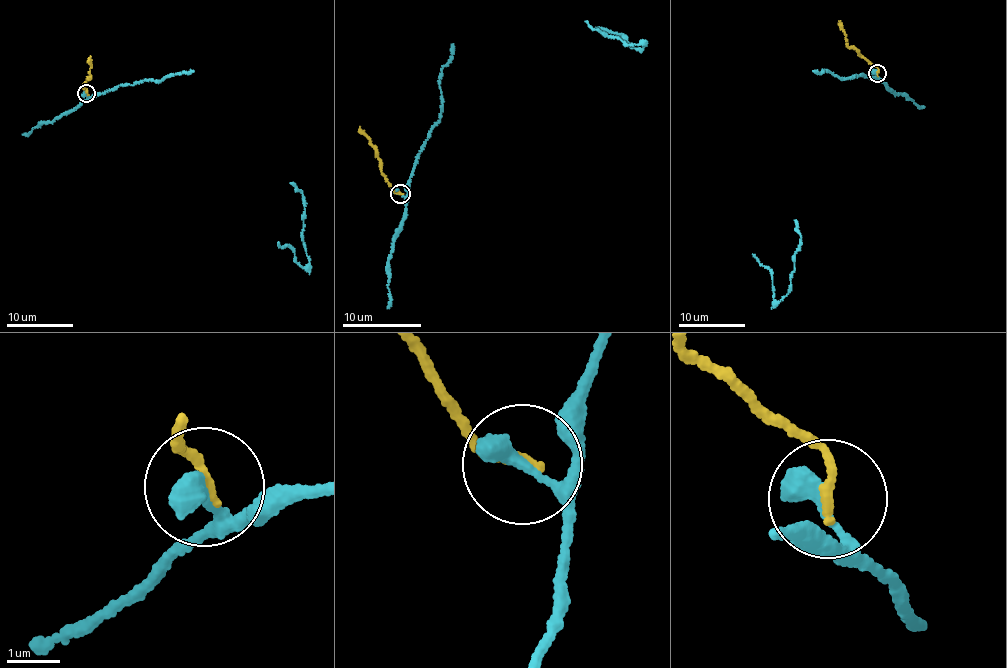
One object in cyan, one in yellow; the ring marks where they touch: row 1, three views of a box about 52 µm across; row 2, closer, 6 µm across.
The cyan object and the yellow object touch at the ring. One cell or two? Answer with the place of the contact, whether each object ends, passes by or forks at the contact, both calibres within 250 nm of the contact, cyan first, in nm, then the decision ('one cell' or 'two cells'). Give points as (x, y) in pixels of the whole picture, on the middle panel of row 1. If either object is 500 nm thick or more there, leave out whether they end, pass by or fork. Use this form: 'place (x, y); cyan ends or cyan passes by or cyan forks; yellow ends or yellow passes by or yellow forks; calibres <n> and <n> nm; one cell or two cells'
place (400, 193); cyan ends; yellow ends; calibres 440 and 190 nm; two cells

